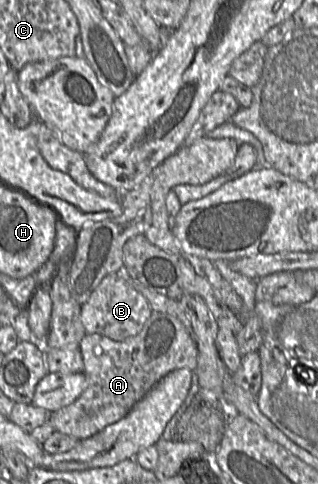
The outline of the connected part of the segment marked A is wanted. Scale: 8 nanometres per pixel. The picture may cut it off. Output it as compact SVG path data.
M155 311L152 312L142 330L134 337L124 341L115 341L99 334L87 334L81 340L79 350L85 366L86 388L73 403L49 413L47 420L56 431L79 440L89 438L125 417L169 372L181 368L194 371L198 364L197 343L183 323L171 314Z

